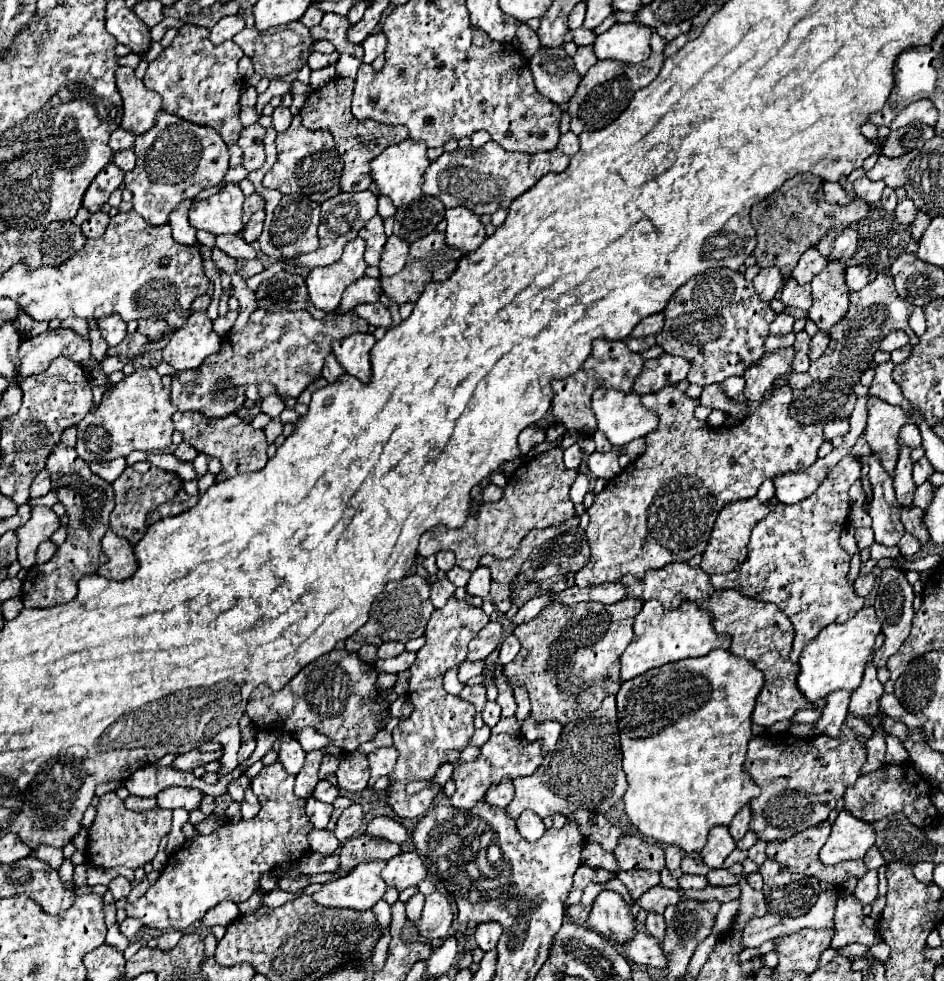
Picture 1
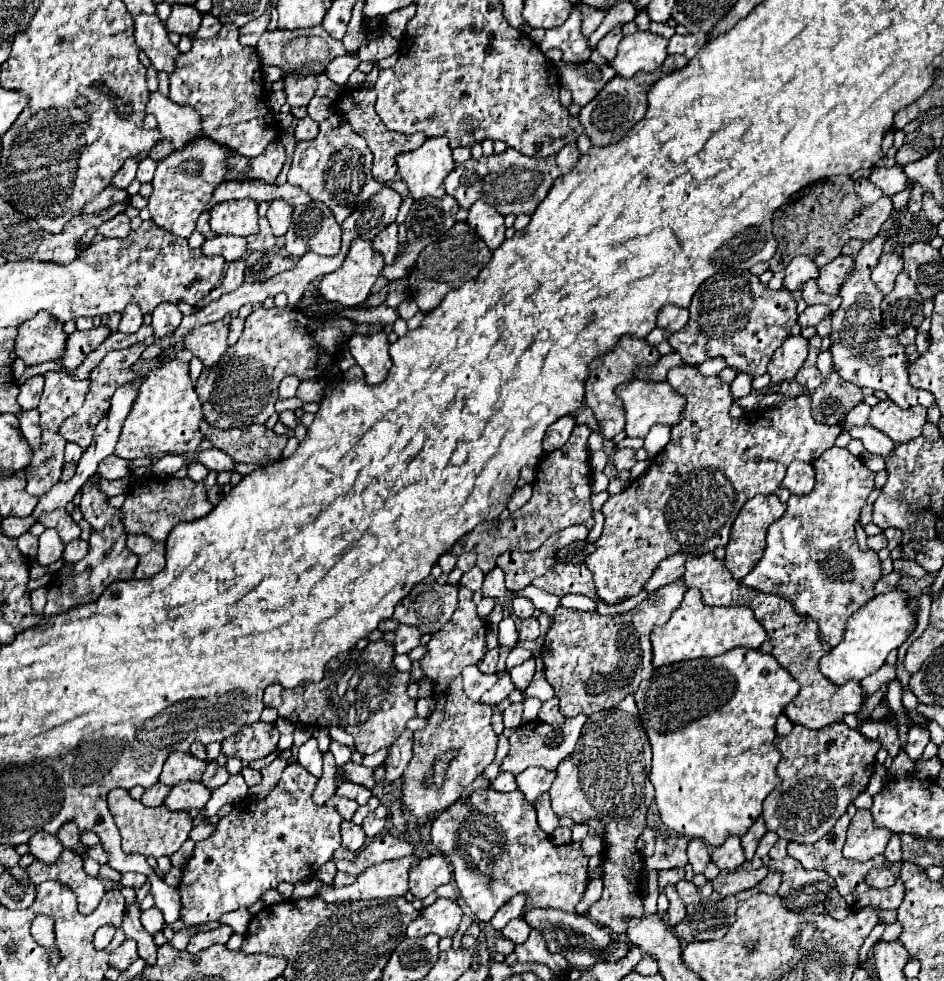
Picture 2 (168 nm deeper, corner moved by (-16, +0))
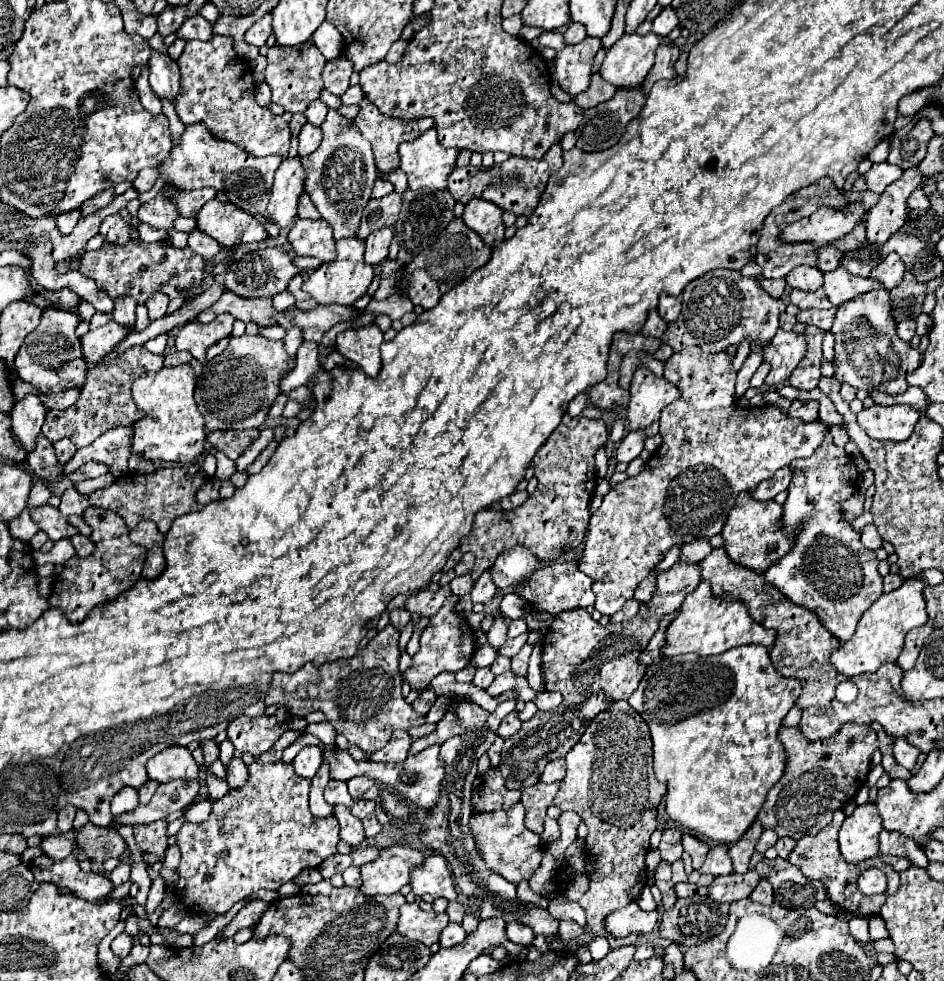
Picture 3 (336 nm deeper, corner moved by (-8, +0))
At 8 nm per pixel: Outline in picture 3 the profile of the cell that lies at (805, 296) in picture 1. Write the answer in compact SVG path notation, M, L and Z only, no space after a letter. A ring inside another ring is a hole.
M792 290L792 292L790 292L790 300L792 300L792 304L798 306L800 310L830 308L830 306L832 306L824 290L820 290L820 292L800 292L800 290Z

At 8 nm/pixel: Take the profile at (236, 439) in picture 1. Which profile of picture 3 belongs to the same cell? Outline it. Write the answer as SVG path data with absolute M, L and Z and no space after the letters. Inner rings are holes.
M218 430L218 432L212 432L208 434L208 442L210 446L214 446L216 450L222 450L228 458L238 458L248 446L252 440L258 438L258 430L242 430L242 432L224 432L224 430Z

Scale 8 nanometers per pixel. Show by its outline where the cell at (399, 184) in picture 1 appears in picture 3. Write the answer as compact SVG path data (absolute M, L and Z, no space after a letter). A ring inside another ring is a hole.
M434 128L426 130L424 134L420 134L418 138L414 138L412 142L404 142L400 144L400 168L406 172L408 176L408 186L412 190L418 188L432 188L432 190L444 190L448 184L448 176L450 172L456 168L456 158L458 158L460 150L458 148L444 148L438 142L438 134Z

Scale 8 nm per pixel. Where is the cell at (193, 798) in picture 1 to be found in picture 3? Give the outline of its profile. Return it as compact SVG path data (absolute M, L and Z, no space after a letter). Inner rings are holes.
M172 780L166 784L160 784L148 804L144 804L144 806L138 804L134 810L116 816L110 824L110 828L116 830L122 824L140 826L140 824L150 824L150 822L162 820L170 812L176 812L176 810L182 810L182 808L194 804L196 796L198 796L198 780Z

